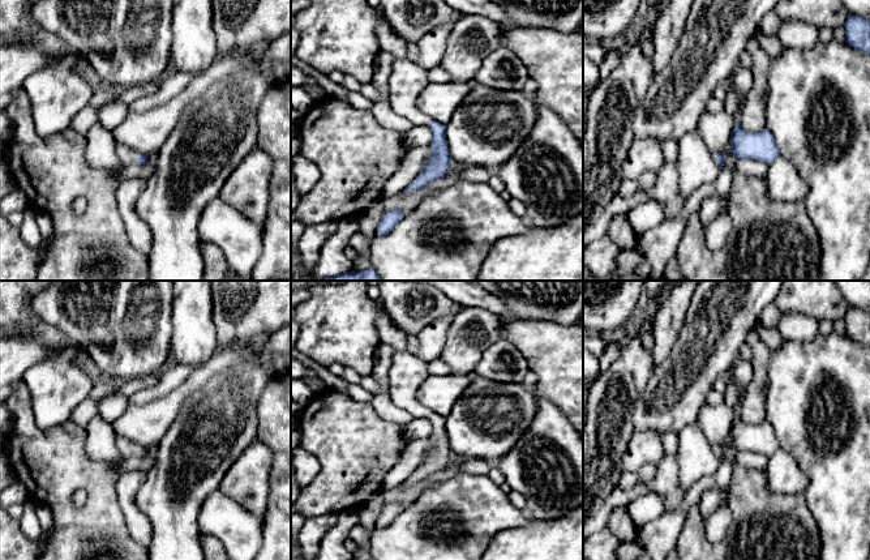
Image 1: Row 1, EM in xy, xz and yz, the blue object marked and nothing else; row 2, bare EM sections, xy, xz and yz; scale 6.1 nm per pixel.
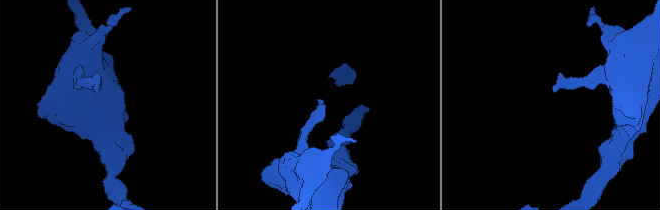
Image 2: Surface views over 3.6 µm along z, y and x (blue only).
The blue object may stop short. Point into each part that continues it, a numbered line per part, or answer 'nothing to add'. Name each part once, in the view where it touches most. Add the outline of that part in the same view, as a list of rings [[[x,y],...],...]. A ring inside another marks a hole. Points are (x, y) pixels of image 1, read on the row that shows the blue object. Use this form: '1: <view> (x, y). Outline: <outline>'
1: xy (127, 155). Outline: [[[116,144],[116,155],[121,166],[129,166],[137,162],[141,153],[128,145]]]

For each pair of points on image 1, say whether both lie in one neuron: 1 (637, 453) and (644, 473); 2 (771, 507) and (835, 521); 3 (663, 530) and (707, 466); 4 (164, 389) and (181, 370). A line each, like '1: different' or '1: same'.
1: different
2: different
3: different
4: same

